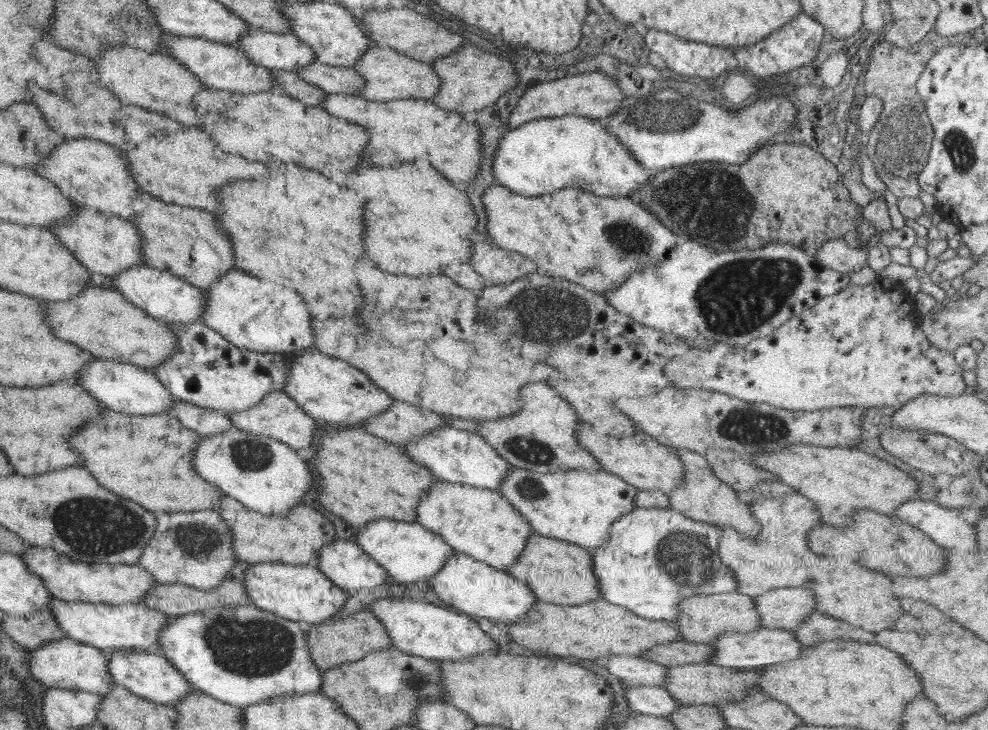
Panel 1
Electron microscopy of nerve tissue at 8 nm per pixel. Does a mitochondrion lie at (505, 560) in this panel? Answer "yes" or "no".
no

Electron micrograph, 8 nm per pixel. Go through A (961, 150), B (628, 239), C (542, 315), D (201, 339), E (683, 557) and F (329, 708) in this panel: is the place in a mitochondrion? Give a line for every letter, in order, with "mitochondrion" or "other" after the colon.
A: mitochondrion
B: mitochondrion
C: mitochondrion
D: other
E: mitochondrion
F: other

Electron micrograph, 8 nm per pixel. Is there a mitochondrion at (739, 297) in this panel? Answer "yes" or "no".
yes

